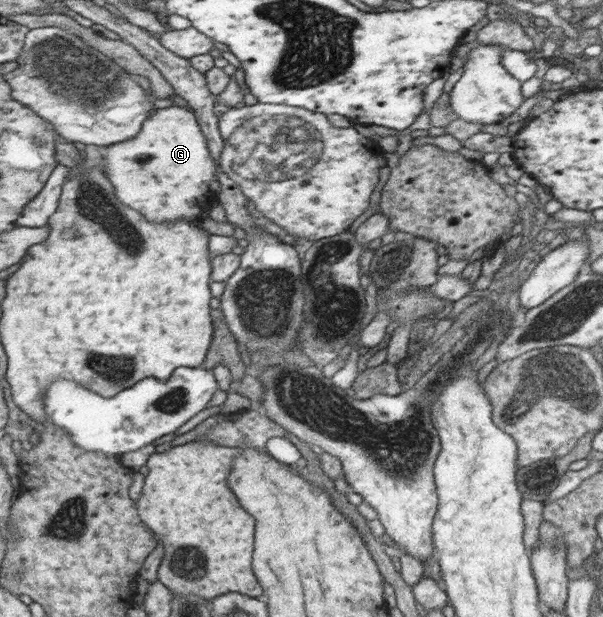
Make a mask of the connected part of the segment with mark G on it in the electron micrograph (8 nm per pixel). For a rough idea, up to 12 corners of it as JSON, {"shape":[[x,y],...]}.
{"shape":[[186,105],[103,147],[116,199],[150,222],[198,220],[221,197]]}

